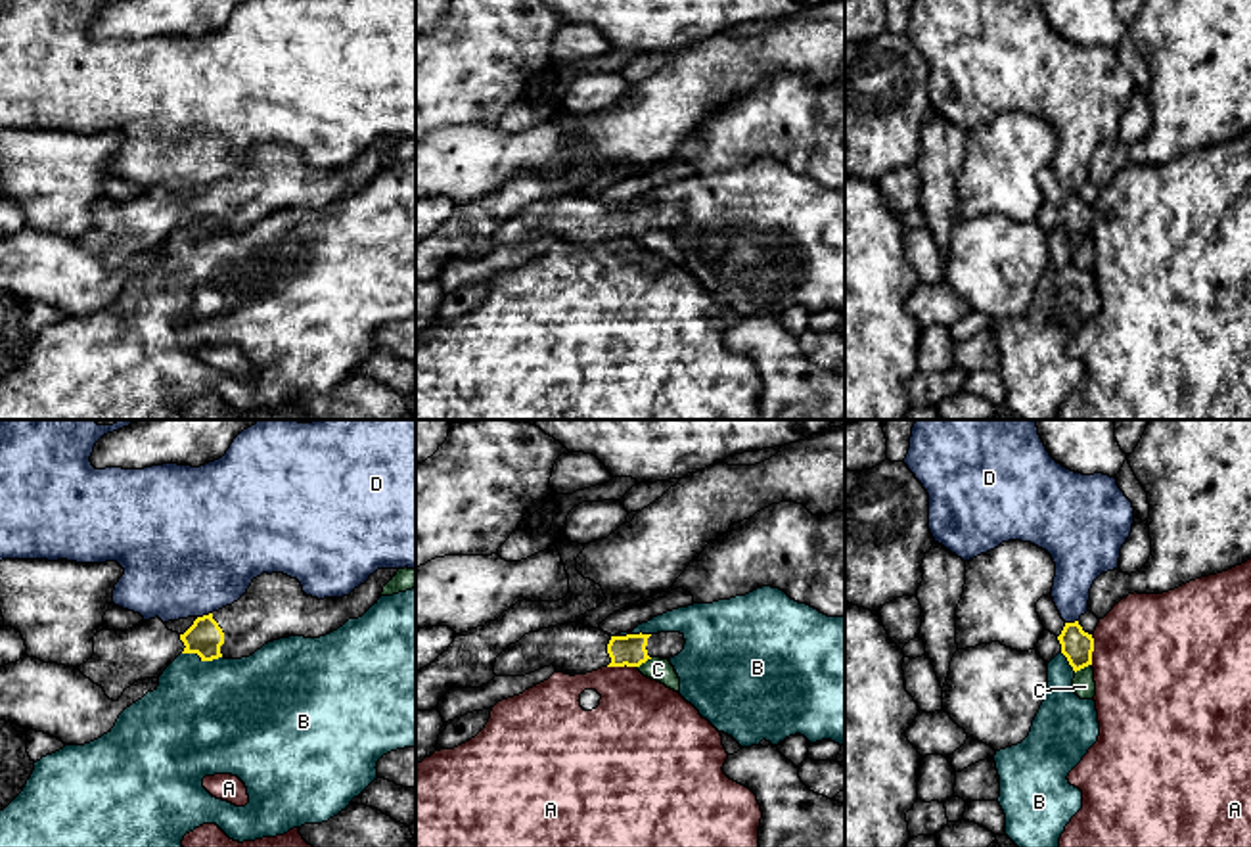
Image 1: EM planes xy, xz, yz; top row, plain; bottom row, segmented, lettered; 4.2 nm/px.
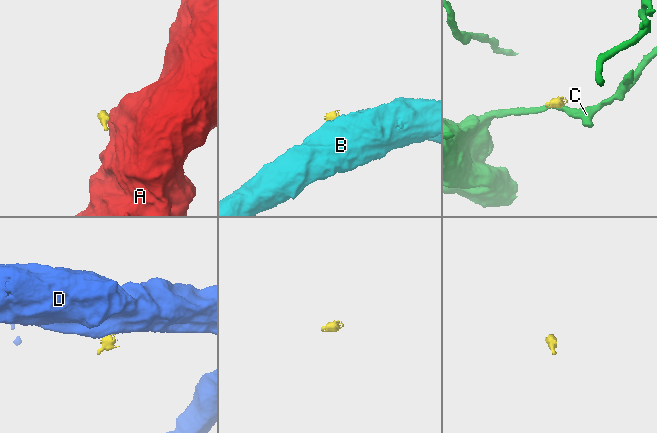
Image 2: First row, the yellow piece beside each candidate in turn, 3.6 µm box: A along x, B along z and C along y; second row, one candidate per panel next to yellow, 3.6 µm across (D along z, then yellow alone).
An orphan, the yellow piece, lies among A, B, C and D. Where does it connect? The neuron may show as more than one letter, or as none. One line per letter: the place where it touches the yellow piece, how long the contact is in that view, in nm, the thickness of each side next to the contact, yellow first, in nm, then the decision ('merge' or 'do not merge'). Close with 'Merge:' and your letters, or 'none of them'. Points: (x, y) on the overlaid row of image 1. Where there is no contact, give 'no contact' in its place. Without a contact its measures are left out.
A: yz (1092, 650) | 130 nm | 140/500 nm | do not merge
B: xy (202, 658) | 170 nm | 150/480 nm | do not merge
C: yz (1083, 667) | 80 nm | 140/90 nm | do not merge
D: xy (204, 616) | 70 nm | 150/500 nm | do not merge
Merge: none of them

